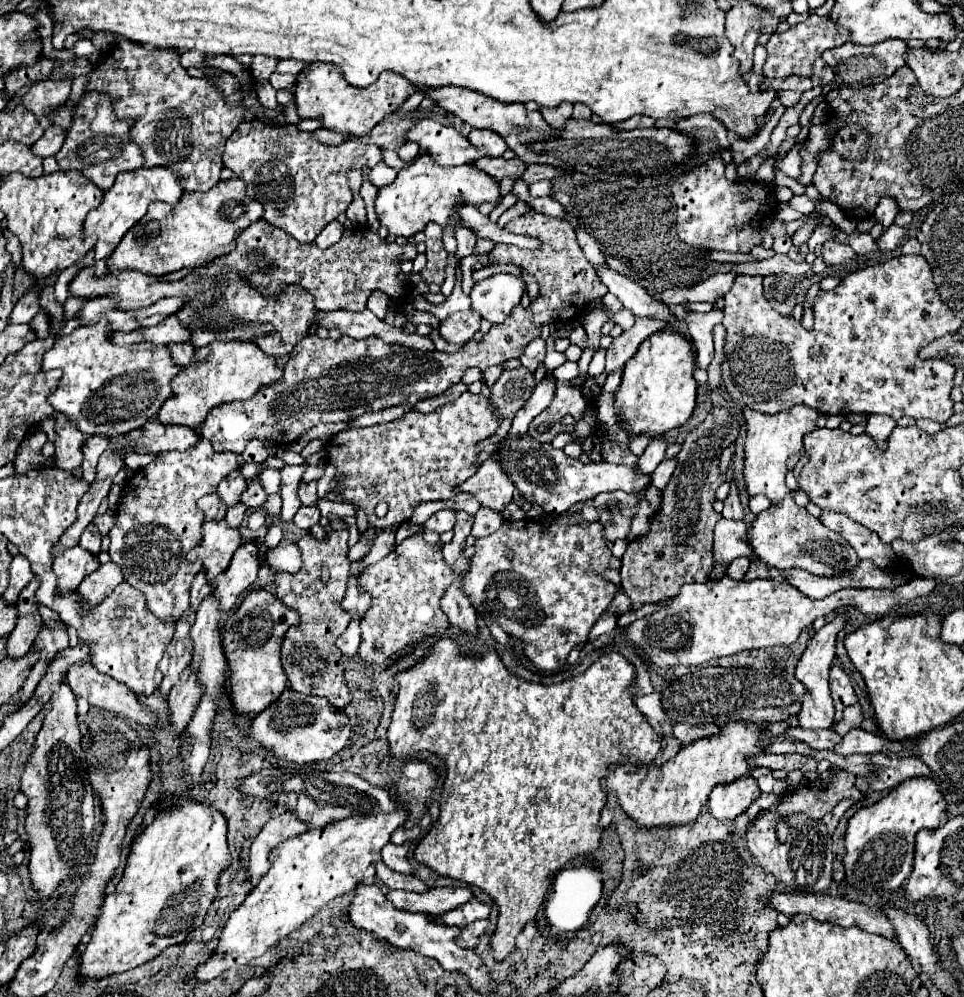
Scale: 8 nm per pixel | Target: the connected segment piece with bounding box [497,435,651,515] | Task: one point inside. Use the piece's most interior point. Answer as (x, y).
(545, 475)

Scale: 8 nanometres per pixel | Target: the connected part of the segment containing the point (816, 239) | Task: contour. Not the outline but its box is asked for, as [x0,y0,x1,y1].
[807,225,839,251]

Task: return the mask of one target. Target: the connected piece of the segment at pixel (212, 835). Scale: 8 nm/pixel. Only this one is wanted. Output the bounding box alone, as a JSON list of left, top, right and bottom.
[81,799,229,979]

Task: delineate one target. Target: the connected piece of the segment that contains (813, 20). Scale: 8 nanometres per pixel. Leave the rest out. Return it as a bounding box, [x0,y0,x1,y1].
[763,15,851,103]

